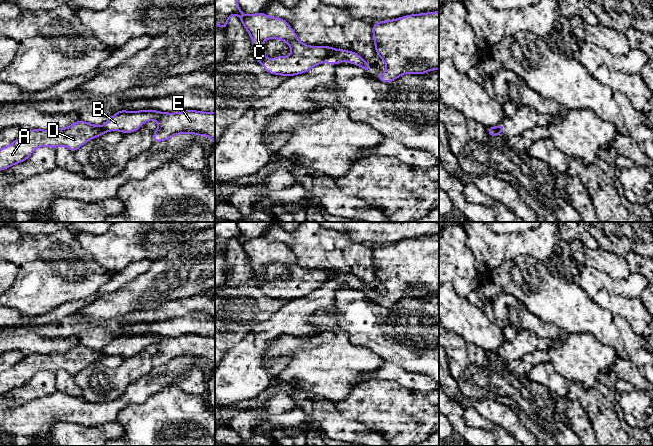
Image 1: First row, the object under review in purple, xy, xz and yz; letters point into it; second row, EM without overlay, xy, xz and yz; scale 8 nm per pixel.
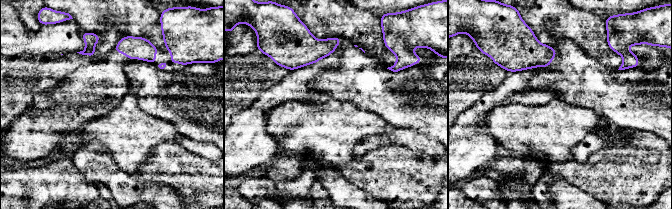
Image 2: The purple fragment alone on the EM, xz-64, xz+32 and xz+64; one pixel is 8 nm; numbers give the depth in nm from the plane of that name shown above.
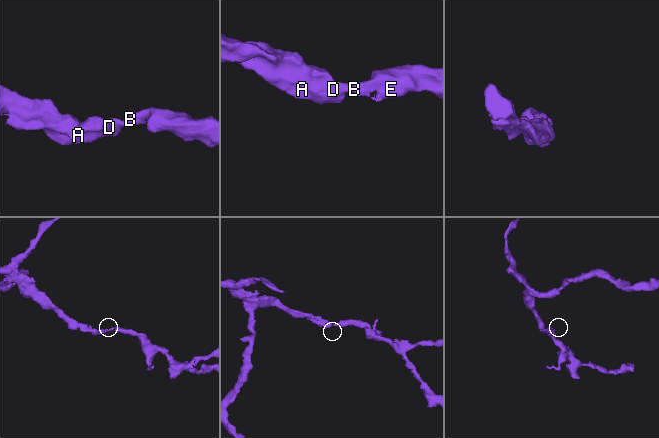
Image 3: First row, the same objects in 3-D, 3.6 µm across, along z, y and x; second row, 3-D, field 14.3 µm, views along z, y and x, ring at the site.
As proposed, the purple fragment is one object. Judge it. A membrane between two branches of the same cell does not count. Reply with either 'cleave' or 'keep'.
cleave

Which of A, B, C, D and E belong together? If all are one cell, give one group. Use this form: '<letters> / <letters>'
A C D / B E

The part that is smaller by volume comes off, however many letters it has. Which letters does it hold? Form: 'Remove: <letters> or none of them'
Remove: B, E

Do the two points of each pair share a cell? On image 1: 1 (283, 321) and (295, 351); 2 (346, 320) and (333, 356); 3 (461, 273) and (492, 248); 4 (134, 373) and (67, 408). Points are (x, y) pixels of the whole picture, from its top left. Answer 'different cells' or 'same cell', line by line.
1: different cells
2: different cells
3: different cells
4: different cells

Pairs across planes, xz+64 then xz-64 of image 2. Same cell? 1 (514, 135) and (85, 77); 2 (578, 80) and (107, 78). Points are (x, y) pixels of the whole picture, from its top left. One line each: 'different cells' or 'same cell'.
1: different cells
2: different cells

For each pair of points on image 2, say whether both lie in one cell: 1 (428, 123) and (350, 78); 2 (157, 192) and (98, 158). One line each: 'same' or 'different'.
1: same
2: same

